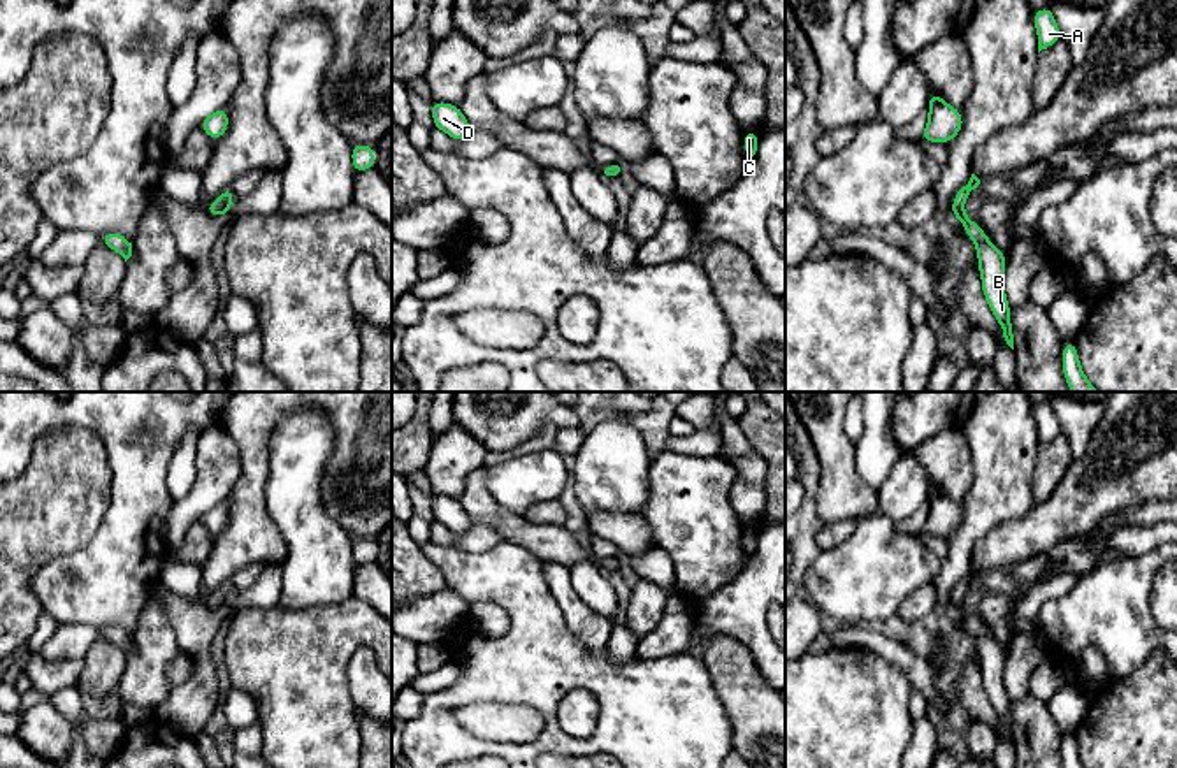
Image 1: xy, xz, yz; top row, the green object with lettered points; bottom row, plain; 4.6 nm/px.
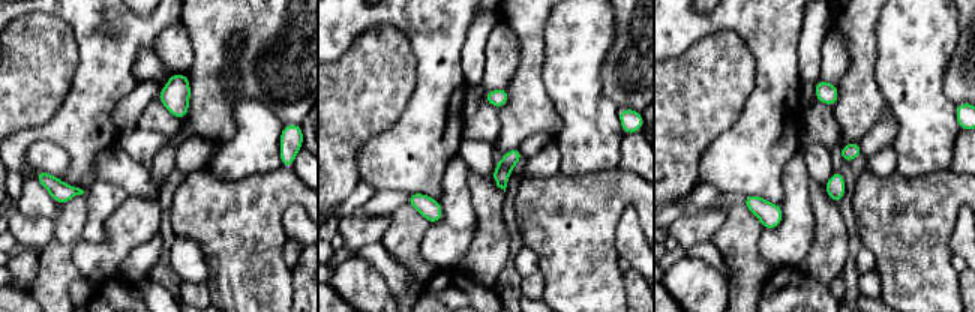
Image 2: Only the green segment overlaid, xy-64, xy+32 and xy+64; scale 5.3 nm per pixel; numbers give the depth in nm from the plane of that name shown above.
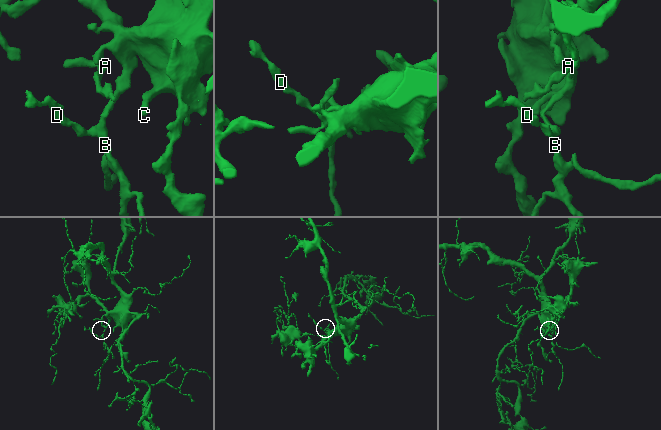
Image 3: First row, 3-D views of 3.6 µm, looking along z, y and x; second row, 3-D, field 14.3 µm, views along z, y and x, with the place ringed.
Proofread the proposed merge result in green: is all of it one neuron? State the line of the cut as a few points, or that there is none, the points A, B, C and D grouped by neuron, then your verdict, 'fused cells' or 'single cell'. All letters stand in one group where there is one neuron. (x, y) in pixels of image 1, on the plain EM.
no cut; A B C D; single cell

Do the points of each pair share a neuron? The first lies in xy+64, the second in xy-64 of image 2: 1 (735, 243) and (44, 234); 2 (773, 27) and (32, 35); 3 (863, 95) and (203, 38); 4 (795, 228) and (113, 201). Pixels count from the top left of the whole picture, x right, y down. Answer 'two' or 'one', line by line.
1: two
2: two
3: one
4: one

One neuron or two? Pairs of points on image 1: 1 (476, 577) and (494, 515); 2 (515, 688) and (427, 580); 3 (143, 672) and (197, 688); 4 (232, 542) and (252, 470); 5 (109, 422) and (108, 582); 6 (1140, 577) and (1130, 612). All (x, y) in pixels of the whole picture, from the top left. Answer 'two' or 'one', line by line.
1: two
2: two
3: two
4: one
5: one
6: one

